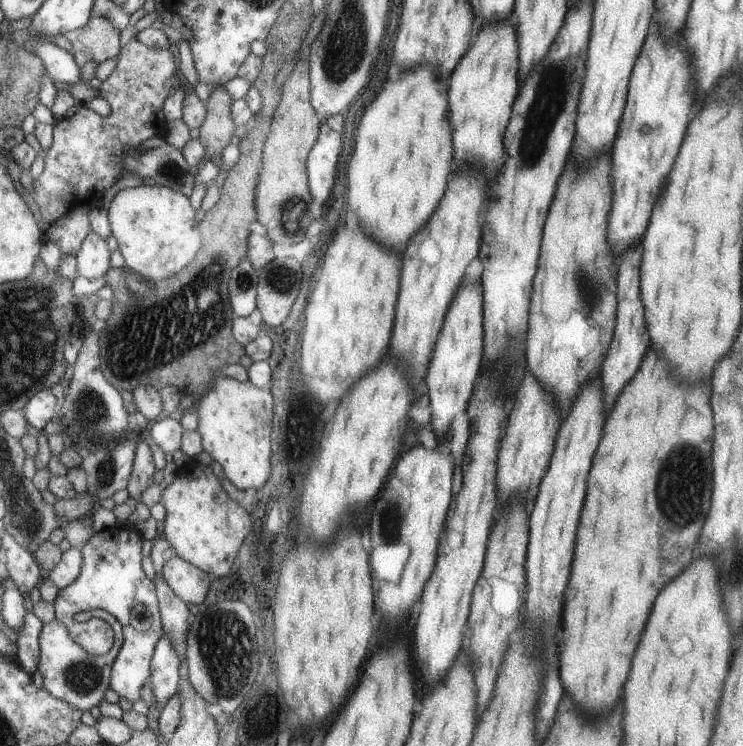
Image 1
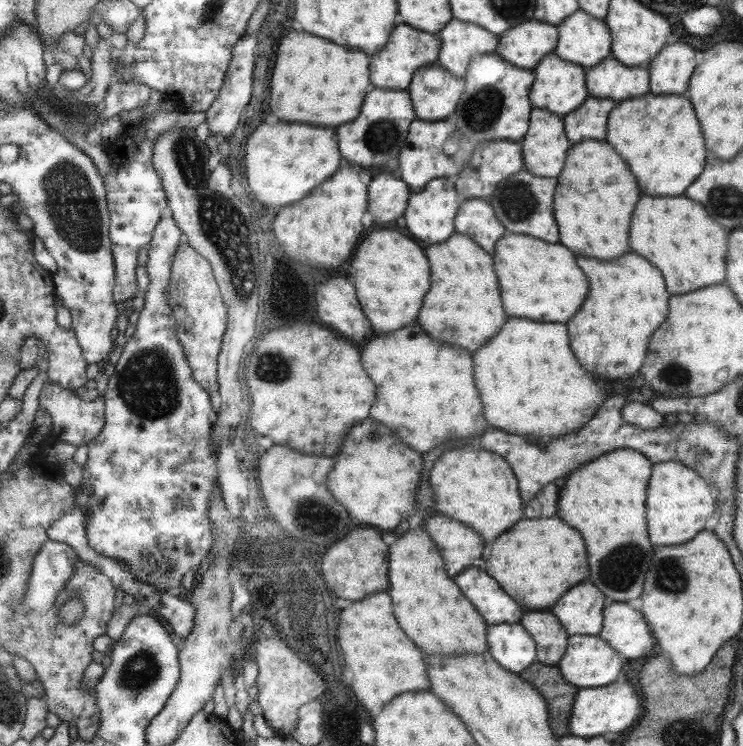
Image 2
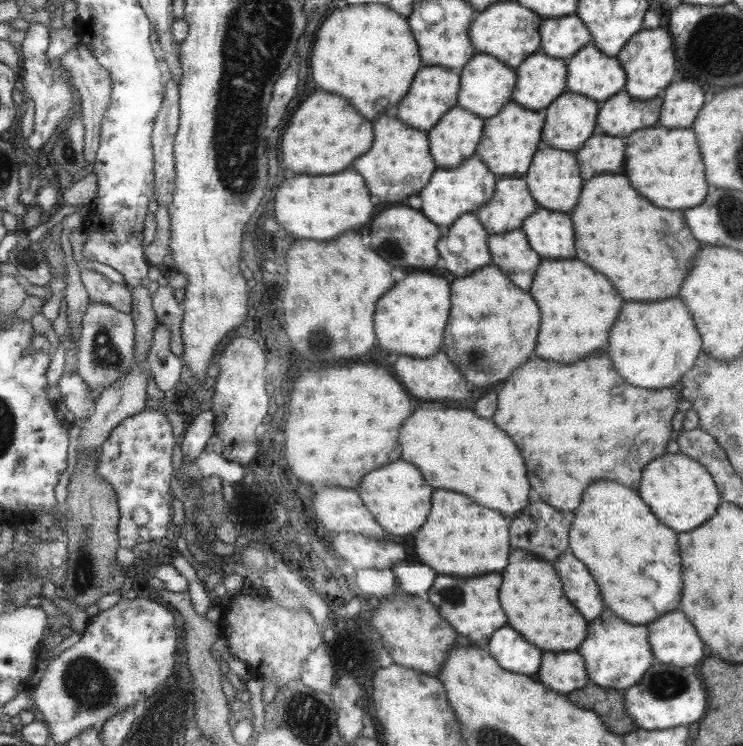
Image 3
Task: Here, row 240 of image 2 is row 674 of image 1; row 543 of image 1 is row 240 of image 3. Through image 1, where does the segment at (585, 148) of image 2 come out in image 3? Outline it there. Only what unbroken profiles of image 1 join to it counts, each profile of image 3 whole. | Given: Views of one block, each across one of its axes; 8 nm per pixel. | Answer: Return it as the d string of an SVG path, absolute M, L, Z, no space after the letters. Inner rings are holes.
M601 174L587 180L587 184L583 184L583 196L579 196L575 212L571 212L571 220L575 220L577 258L591 264L591 268L597 272L603 272L603 276L607 276L611 284L619 288L619 296L623 296L623 300L655 302L677 296L683 278L691 270L689 260L699 250L699 242L693 240L687 224L683 222L683 212L651 206L629 186L627 178L623 176Z

